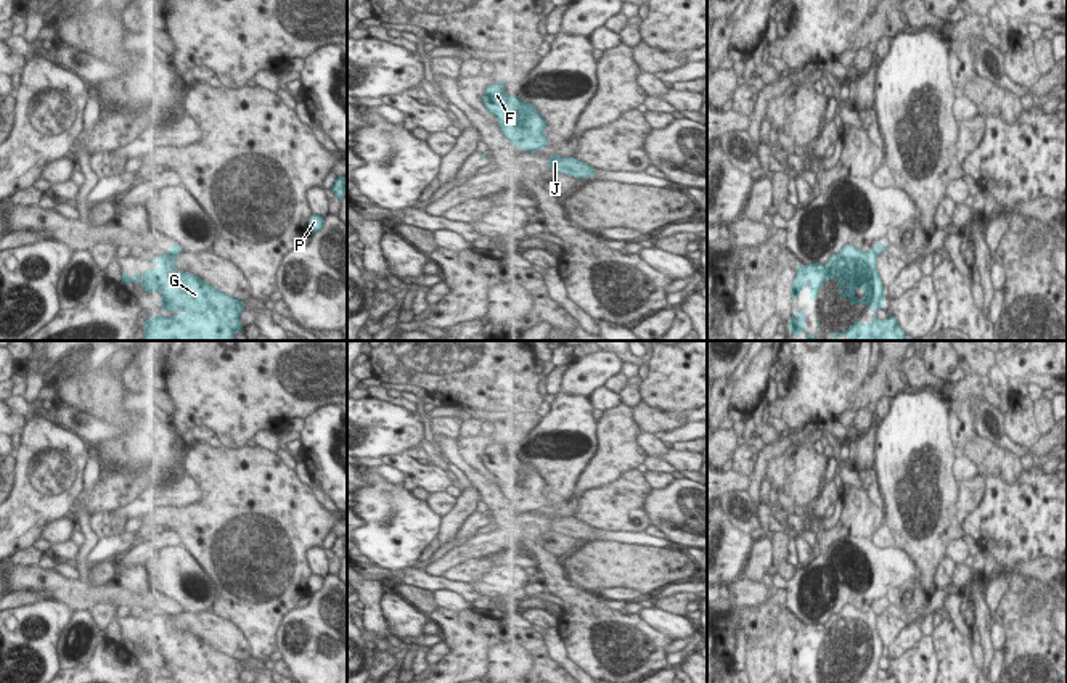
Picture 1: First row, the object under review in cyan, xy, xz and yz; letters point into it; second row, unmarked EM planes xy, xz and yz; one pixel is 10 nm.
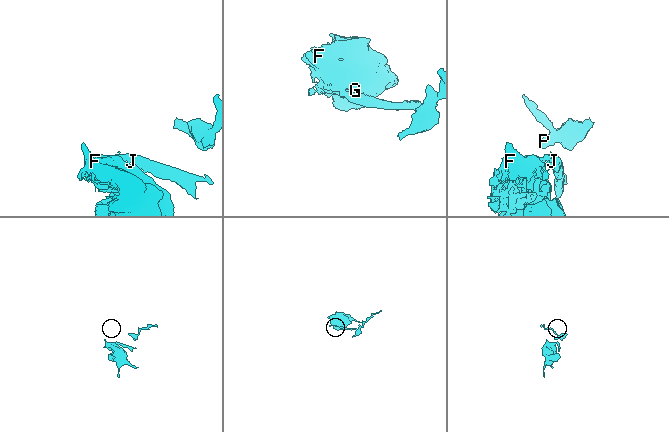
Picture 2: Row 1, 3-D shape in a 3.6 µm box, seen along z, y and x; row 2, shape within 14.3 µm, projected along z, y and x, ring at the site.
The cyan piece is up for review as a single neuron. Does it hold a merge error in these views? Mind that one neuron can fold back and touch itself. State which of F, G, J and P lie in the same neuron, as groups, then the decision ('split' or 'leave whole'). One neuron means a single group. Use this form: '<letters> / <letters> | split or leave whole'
F G P / J | split

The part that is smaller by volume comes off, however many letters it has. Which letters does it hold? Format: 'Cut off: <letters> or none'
Cut off: J

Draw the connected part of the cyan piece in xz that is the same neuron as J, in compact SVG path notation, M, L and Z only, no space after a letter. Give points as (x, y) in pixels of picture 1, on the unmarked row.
M551 516L548 519L550 527L554 532L559 534L566 534L575 538L587 538L587 537L593 537L595 535L595 529L588 524L585 524L583 521L580 521L578 517L559 517L559 516Z

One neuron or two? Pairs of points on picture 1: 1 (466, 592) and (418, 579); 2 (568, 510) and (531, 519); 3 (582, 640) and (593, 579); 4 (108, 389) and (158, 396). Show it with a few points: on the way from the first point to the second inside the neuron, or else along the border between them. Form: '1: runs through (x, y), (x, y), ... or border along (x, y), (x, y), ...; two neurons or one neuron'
1: runs through (455, 587), (429, 582); one neuron
2: runs through (558, 511), (540, 513); one neuron
3: border along (563, 566), (577, 585), (596, 593); two neurons
4: border along (151, 408), (156, 408), (164, 417); two neurons

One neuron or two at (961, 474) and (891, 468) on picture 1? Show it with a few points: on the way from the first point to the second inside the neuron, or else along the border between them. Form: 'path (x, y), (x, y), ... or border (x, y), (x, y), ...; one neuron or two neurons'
border (958, 450), (953, 466), (953, 476), (958, 482); two neurons

